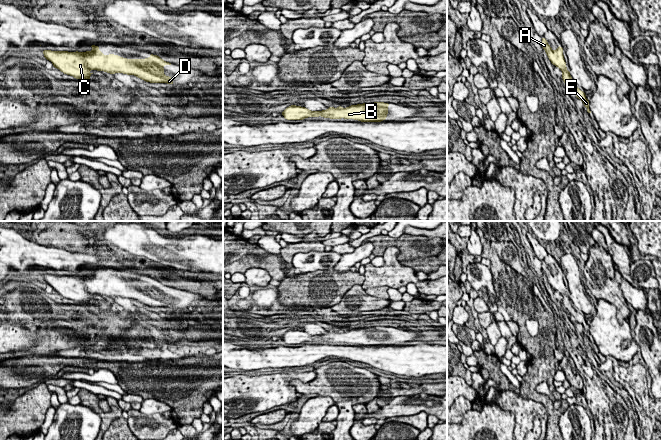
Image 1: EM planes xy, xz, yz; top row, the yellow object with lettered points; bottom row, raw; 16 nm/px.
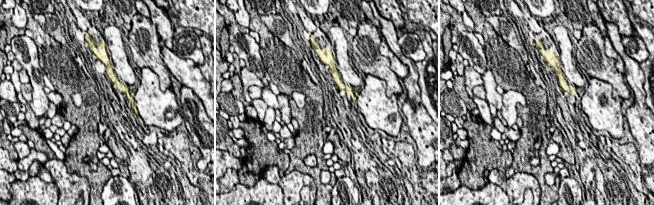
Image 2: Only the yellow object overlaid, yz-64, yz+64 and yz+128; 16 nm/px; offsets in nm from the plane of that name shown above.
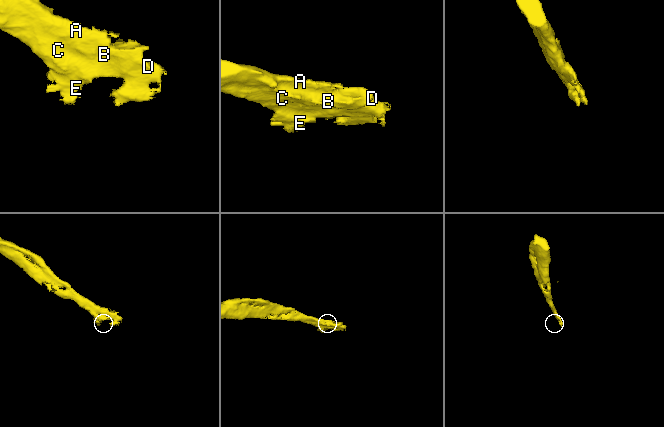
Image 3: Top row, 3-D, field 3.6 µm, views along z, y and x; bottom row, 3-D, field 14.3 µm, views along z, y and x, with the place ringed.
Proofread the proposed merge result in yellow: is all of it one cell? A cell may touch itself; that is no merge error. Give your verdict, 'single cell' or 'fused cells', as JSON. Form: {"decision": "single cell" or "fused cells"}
{"decision": "single cell"}

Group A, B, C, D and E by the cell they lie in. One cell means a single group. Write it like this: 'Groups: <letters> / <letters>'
Groups: A B C D E

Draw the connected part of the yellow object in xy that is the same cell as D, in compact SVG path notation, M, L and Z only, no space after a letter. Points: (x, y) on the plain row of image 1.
M90 269L92 275L67 276L44 274L44 281L50 284L54 292L64 298L71 299L78 304L90 304L89 294L105 295L115 298L117 296L135 299L138 302L152 307L168 307L173 309L172 302L164 299L164 289L171 287L162 284L158 279L150 278L146 283L126 283L118 279L103 279L99 271Z

